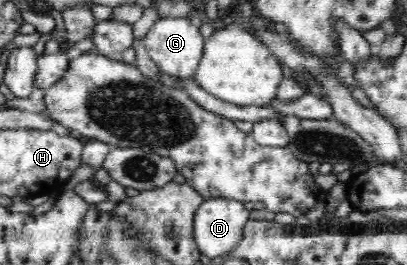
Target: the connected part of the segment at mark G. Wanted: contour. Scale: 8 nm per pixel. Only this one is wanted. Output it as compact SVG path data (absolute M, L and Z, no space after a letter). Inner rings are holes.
M160 17L148 29L143 41L148 49L150 58L158 65L160 72L165 72L169 76L175 76L177 79L182 80L195 76L205 48L205 40L198 26L192 24L189 17Z

